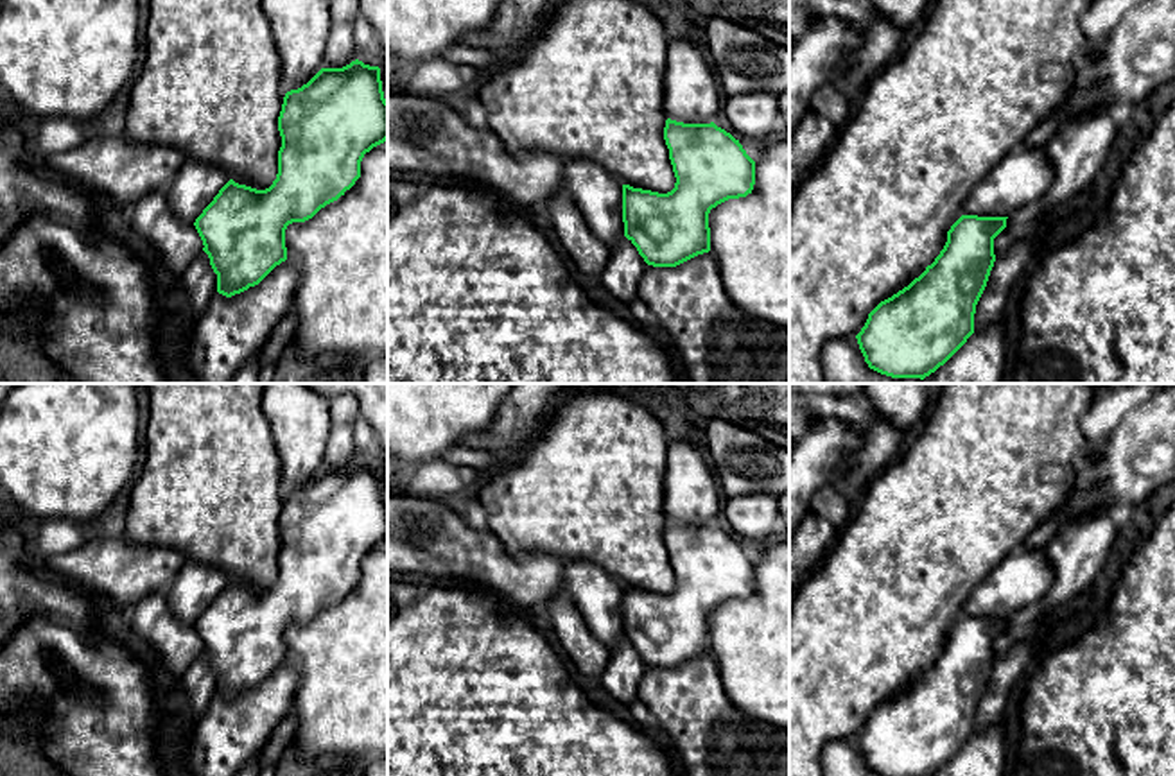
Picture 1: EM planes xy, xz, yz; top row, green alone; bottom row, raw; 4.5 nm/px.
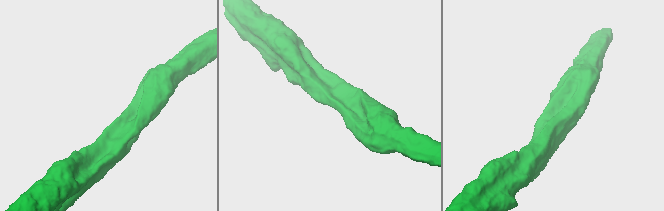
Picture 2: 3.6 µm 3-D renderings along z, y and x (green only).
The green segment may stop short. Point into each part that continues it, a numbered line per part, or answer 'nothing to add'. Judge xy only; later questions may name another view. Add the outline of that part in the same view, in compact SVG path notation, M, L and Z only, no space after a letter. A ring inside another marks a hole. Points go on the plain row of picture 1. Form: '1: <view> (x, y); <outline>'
1: xy (196, 586); M185 561L172 586L165 590L169 608L178 620L194 625L228 582L230 577L215 566Z

